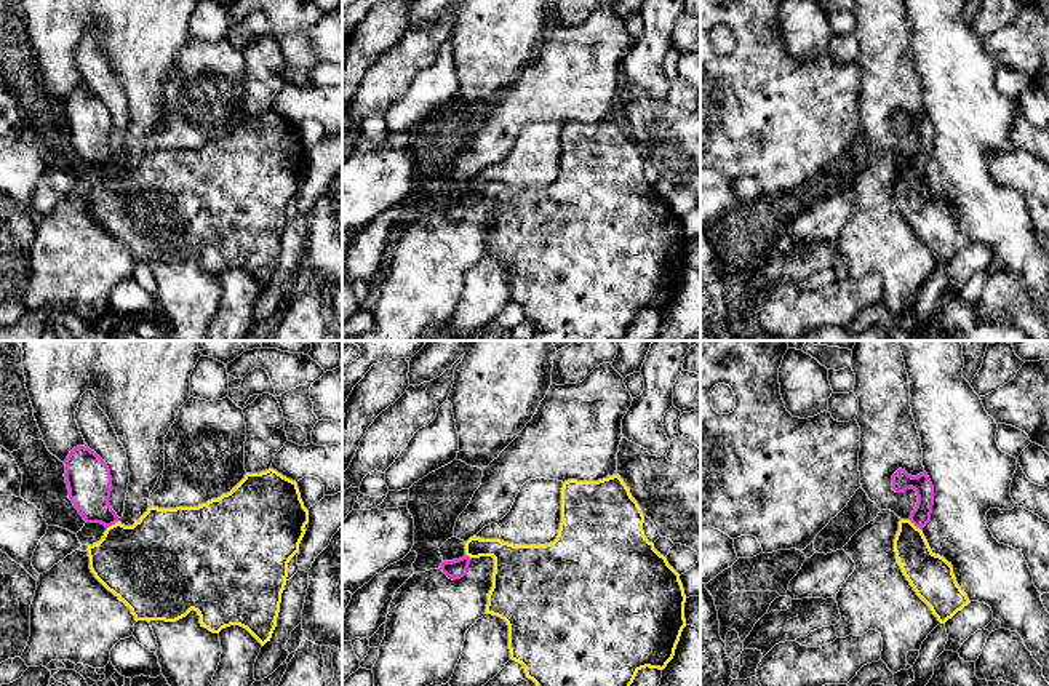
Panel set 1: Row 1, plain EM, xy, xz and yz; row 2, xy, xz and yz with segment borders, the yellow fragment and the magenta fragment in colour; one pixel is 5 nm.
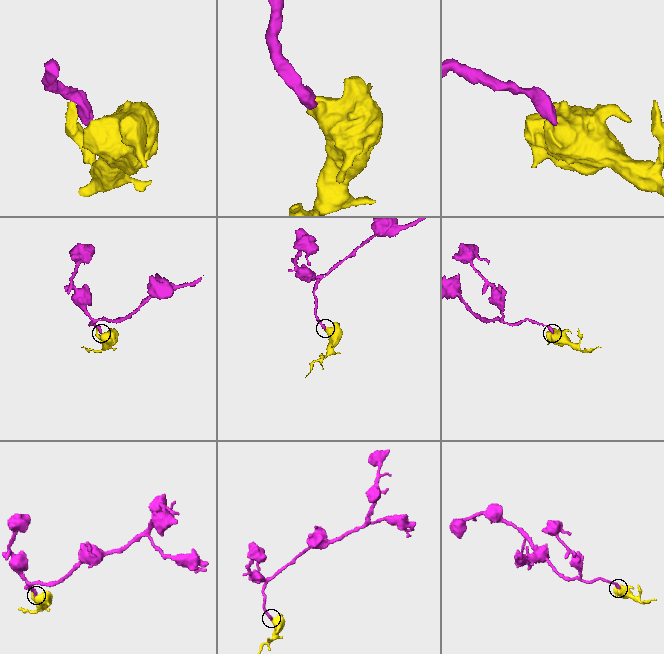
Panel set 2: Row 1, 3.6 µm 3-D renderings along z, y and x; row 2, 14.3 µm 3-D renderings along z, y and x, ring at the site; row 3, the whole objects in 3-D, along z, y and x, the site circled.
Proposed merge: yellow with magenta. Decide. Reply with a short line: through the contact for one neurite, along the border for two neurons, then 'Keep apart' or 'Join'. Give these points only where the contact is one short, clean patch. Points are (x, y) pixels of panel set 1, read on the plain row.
Line: yz (926, 213), (913, 197), (913, 167), (920, 159). Join

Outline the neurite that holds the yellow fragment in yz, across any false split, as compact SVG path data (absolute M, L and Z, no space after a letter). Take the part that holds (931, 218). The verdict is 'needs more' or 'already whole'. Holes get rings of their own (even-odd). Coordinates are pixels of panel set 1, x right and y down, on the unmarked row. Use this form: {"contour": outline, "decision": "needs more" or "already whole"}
{"contour": "M899 110L892 117L892 131L905 134L910 130L916 133L918 144L910 160L899 163L894 181L895 200L916 237L937 262L945 265L971 243L958 227L951 205L931 192L921 173L931 163L934 147L934 128L927 115L911 118Z", "decision": "needs more"}

